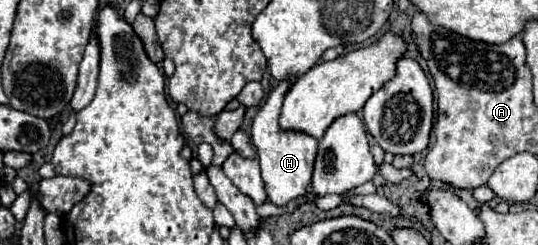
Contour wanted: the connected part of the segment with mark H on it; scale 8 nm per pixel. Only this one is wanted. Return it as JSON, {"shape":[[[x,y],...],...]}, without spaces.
{"shape":[[[291,79],[281,81],[269,95],[267,103],[261,107],[261,111],[253,119],[251,127],[251,141],[257,149],[257,159],[261,165],[261,177],[265,181],[265,191],[271,203],[285,207],[289,201],[303,197],[307,193],[307,187],[311,185],[313,175],[313,163],[317,157],[317,139],[311,135],[299,133],[299,131],[281,131],[279,127],[279,111],[283,105],[283,95],[287,93],[291,85]]]}

